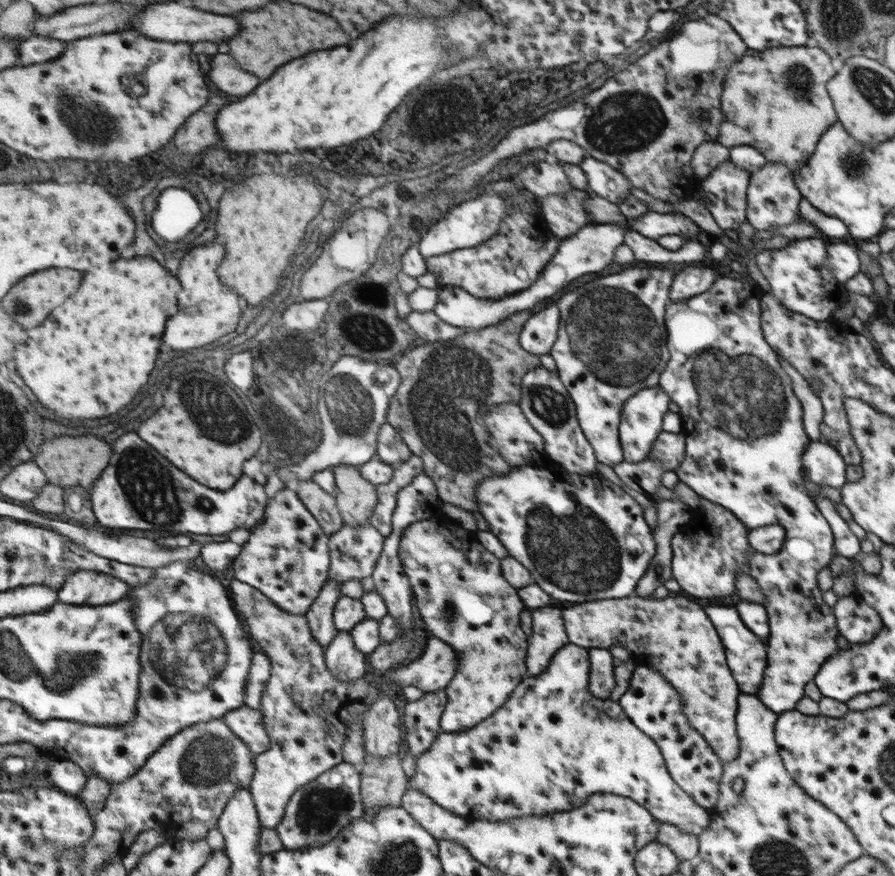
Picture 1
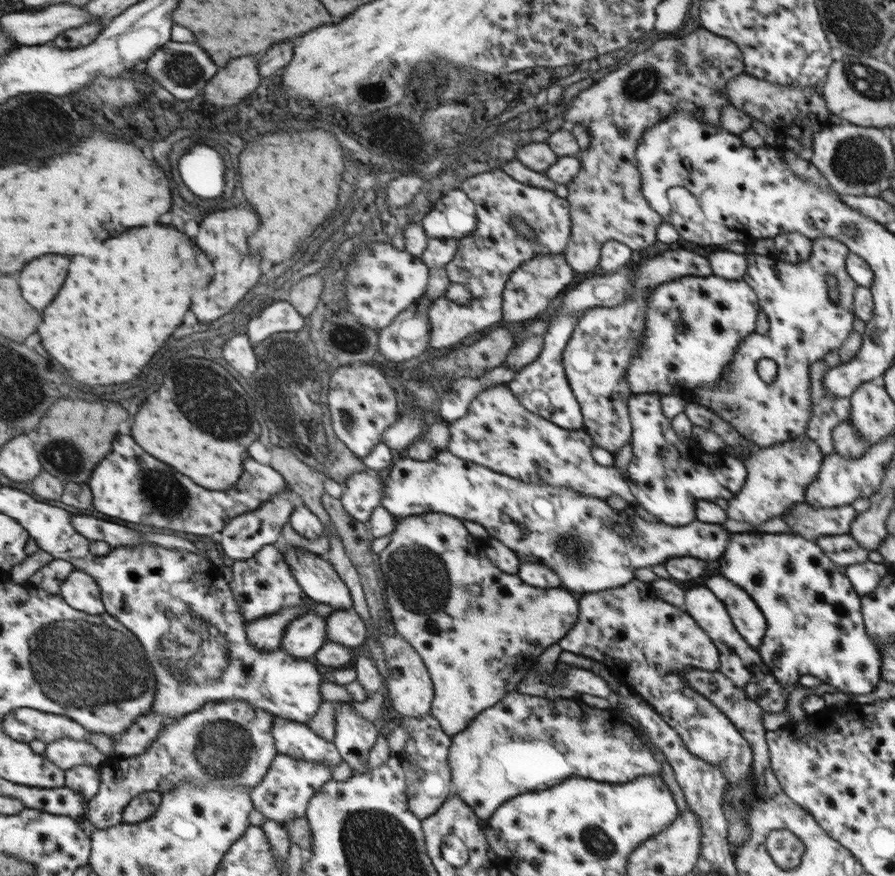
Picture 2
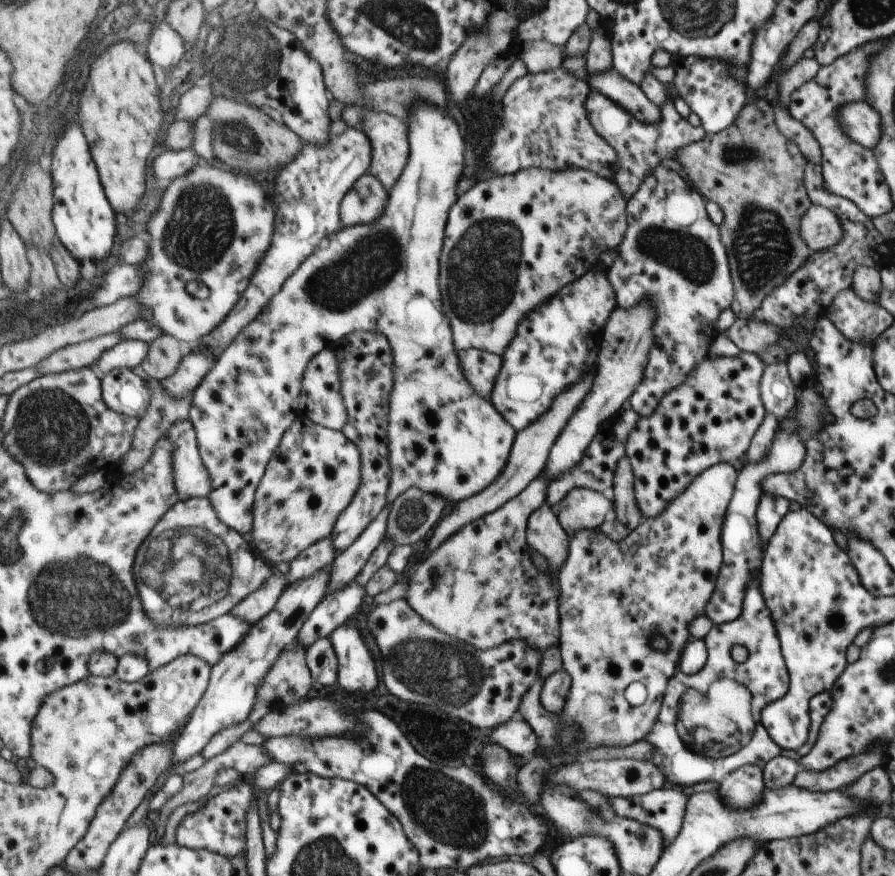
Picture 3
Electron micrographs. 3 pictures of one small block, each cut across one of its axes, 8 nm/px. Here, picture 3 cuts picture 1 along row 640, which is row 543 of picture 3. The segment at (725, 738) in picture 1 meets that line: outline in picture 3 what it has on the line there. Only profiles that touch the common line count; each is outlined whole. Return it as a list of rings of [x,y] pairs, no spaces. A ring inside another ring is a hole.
[[[718,463],[705,470],[696,481],[682,493],[677,496],[664,513],[659,514],[656,518],[643,518],[642,522],[629,532],[629,535],[623,541],[614,542],[608,538],[602,531],[595,529],[587,531],[578,531],[569,540],[569,555],[567,556],[564,566],[559,570],[558,582],[560,583],[560,615],[561,615],[561,640],[560,652],[564,670],[569,671],[572,676],[571,693],[569,696],[569,704],[561,716],[569,722],[572,722],[581,733],[577,738],[587,745],[587,747],[612,746],[627,747],[635,742],[644,740],[649,736],[649,732],[656,726],[657,718],[660,716],[662,701],[665,698],[665,690],[670,680],[674,677],[678,660],[681,660],[681,654],[684,652],[684,644],[690,638],[689,625],[698,617],[705,614],[706,605],[709,604],[711,594],[714,592],[715,584],[722,566],[721,530],[722,522],[725,522],[724,514],[728,514],[729,502],[732,500],[732,492],[736,492],[734,488],[736,480],[736,470],[732,468],[730,463]],[[654,637],[664,637],[668,642],[668,651],[658,651],[652,646]],[[632,682],[642,682],[647,690],[647,698],[644,704],[633,707],[626,701],[624,690],[632,684]]]

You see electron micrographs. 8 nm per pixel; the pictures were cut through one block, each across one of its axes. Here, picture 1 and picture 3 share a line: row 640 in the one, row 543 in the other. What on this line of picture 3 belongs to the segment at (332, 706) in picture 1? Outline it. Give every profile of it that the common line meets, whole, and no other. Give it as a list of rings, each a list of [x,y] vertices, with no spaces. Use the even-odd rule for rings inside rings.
[[[310,418],[298,420],[294,430],[289,430],[282,439],[281,448],[277,450],[257,492],[255,529],[250,538],[261,556],[272,565],[293,563],[305,550],[330,538],[337,528],[338,519],[349,508],[361,485],[361,468],[360,451],[344,431],[316,424]]]

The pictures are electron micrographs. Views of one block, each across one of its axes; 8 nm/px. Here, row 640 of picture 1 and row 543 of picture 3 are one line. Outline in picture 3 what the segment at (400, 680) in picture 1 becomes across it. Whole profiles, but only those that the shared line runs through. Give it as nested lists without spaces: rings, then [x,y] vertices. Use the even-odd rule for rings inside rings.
[[[597,364],[592,366],[594,366],[594,374],[590,374],[590,378],[586,378],[586,382],[578,382],[578,386],[574,386],[574,390],[566,390],[566,394],[562,394],[562,398],[558,398],[558,402],[554,402],[554,410],[550,410],[550,414],[546,414],[546,418],[542,418],[542,422],[534,421],[528,428],[517,431],[512,455],[509,457],[509,462],[505,466],[504,472],[488,488],[481,490],[480,493],[472,497],[465,498],[464,501],[460,501],[450,514],[436,525],[427,538],[427,550],[423,552],[425,555],[434,552],[435,548],[439,547],[447,538],[464,529],[472,521],[476,521],[488,513],[498,510],[511,498],[517,497],[542,474],[546,463],[549,461],[549,454],[552,453],[553,444],[561,436],[564,426],[568,424],[568,420],[572,418],[572,414],[578,410],[578,406],[582,404],[582,400],[588,396],[590,388],[592,388],[592,382],[594,382],[597,374]]]

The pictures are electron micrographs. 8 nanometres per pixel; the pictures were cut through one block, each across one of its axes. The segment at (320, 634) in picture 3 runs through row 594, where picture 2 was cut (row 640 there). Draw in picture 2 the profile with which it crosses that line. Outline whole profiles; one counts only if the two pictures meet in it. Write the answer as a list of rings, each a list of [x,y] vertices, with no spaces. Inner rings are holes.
[[[354,608],[336,611],[329,617],[329,640],[350,648],[360,646],[367,638],[368,629]]]

